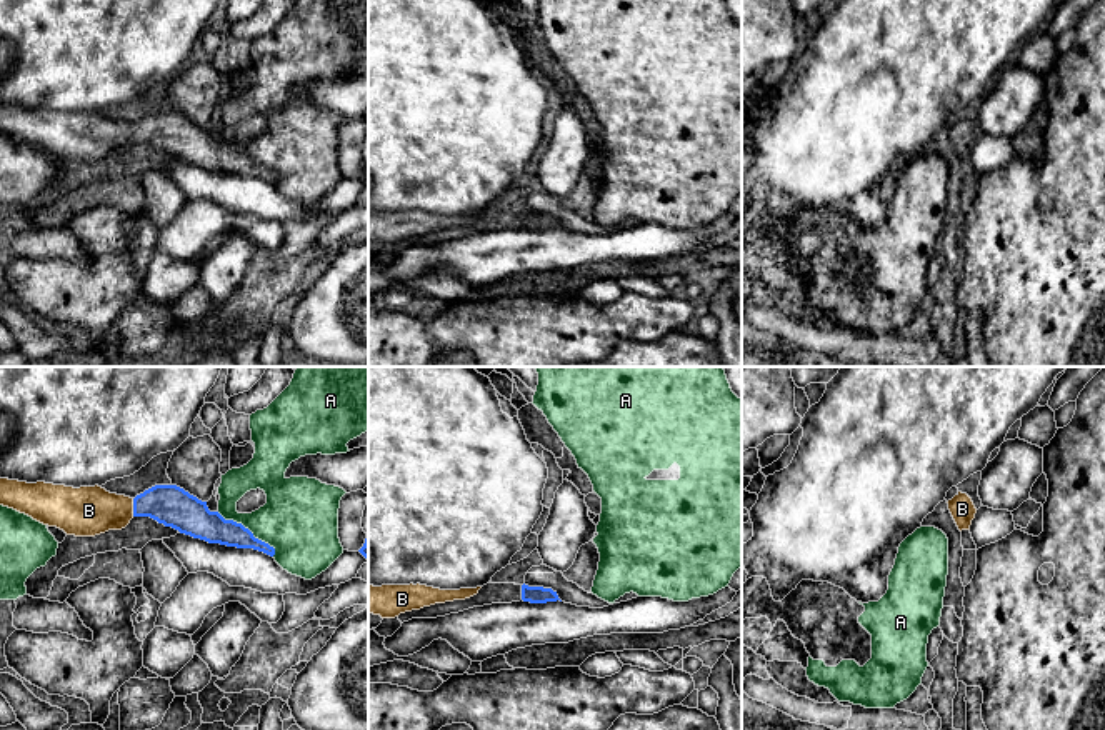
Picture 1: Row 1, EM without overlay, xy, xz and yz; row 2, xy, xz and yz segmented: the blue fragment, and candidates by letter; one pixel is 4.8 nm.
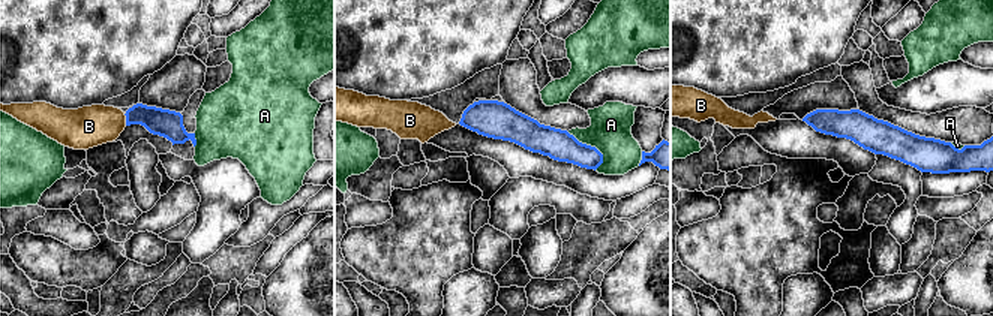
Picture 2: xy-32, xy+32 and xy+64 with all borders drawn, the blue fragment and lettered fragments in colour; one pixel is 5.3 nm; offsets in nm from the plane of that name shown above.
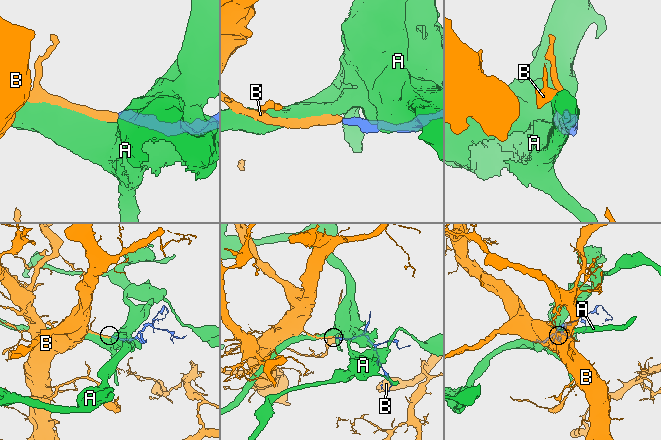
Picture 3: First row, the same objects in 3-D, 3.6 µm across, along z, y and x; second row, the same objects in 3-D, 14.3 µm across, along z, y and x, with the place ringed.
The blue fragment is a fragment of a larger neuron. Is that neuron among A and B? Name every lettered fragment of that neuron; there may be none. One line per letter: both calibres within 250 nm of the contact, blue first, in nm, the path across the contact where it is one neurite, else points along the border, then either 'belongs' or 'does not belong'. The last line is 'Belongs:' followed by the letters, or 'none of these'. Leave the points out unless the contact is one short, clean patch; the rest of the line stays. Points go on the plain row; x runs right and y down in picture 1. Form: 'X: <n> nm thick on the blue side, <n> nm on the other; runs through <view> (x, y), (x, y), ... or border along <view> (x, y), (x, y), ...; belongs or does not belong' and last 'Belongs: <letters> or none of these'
A: 160 nm thick on the blue side, 360 nm on the other; does not belong
B: 190 nm thick on the blue side, 240 nm on the other; runs through xy (174, 134), (134, 134), (89, 137); belongs
Belongs: B

